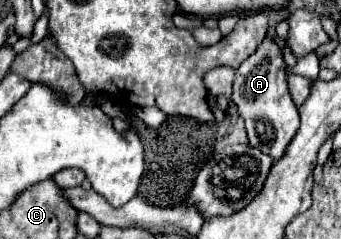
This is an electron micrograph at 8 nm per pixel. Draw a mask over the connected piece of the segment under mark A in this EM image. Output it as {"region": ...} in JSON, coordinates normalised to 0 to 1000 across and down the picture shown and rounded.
{"region":[[[780,146],[762,197],[698,280],[680,414],[721,515],[733,607],[774,632],[780,649],[798,649],[798,665],[821,665],[839,632],[839,607],[880,531],[880,498],[874,456],[845,389],[845,280],[833,222],[798,155]]]}

